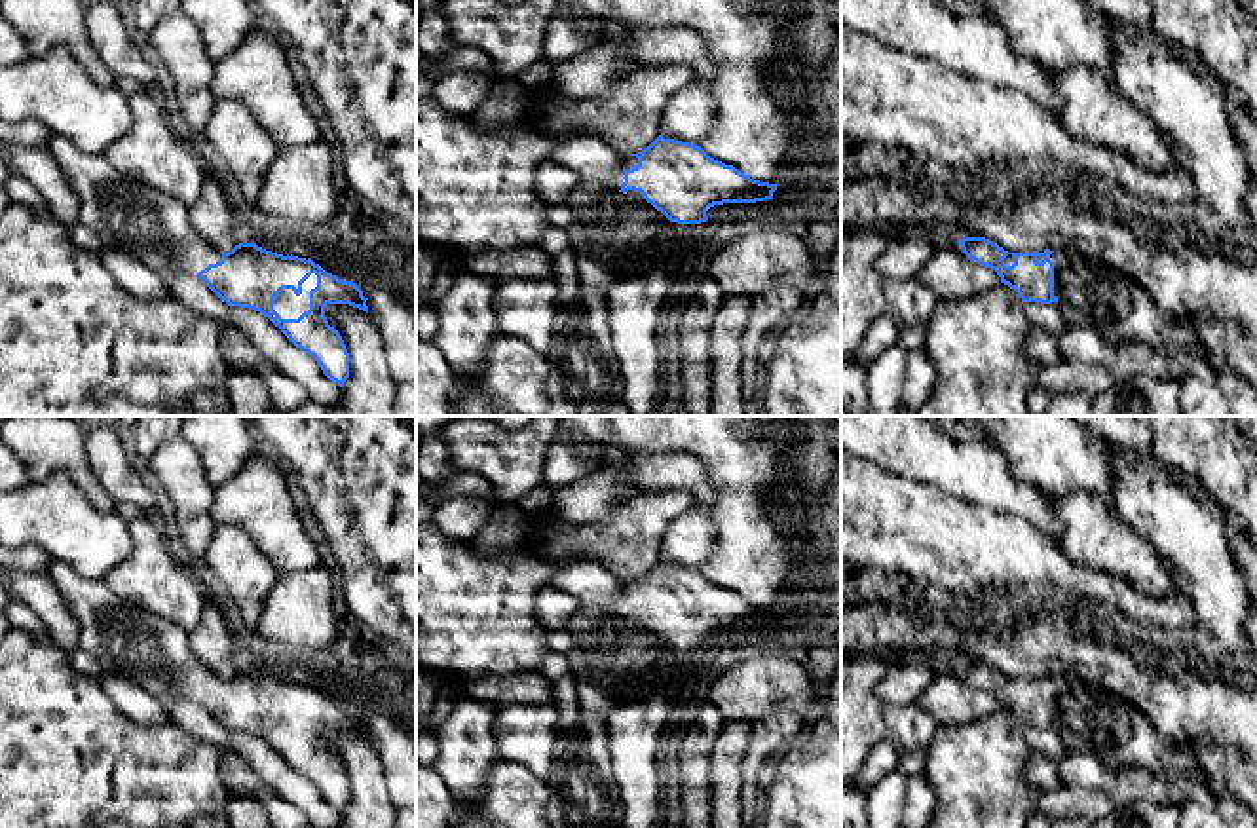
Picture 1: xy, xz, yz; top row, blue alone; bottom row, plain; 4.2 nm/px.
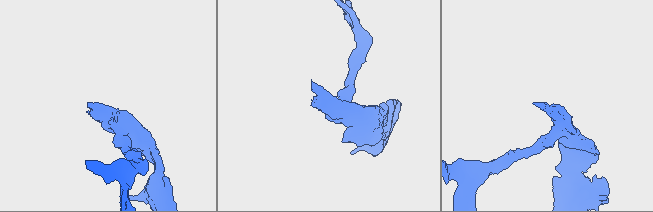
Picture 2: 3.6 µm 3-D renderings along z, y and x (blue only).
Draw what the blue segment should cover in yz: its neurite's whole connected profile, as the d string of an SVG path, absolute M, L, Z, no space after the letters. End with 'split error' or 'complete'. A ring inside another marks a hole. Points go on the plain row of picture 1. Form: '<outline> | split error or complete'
M963 663L959 670L970 686L995 695L1001 708L1014 714L1023 727L1058 727L1058 697L1067 689L1065 678L1046 672L1033 678L1008 678L985 663Z | split error

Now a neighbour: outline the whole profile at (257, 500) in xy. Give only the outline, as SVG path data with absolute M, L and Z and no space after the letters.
M270 454L251 458L230 480L215 486L211 518L243 530L279 574L317 568L328 560L308 537L287 475Z

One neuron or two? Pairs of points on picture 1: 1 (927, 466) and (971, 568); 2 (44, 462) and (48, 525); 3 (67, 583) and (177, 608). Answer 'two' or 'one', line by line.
1: two
2: two
3: two

